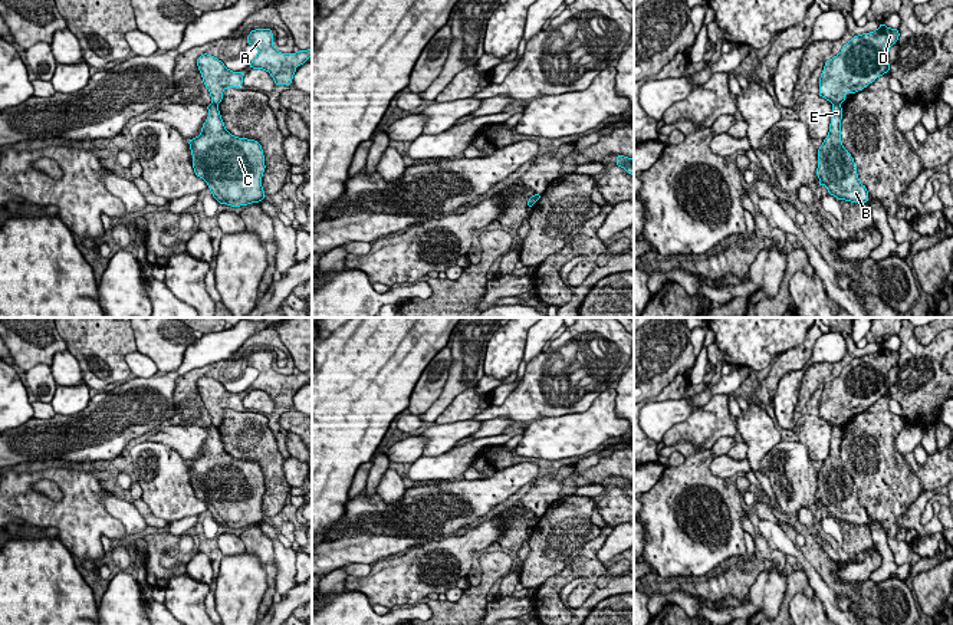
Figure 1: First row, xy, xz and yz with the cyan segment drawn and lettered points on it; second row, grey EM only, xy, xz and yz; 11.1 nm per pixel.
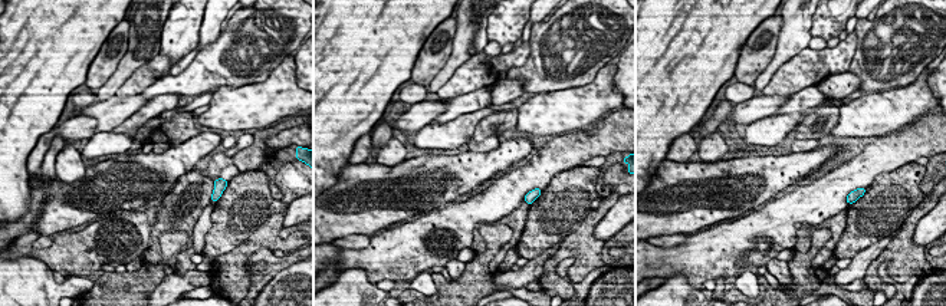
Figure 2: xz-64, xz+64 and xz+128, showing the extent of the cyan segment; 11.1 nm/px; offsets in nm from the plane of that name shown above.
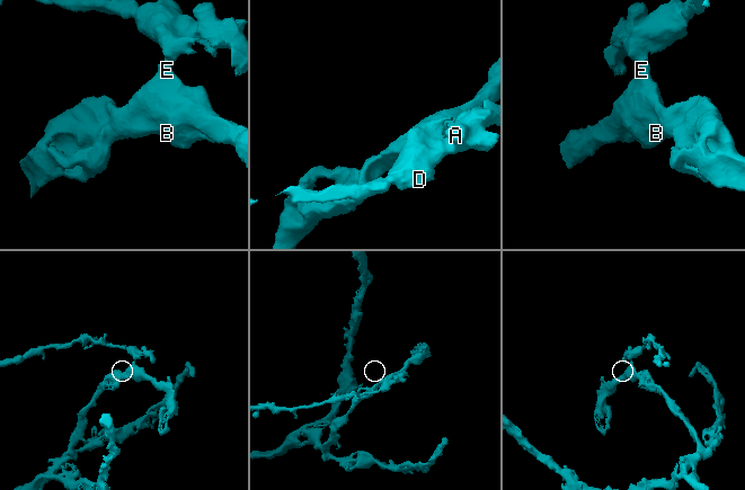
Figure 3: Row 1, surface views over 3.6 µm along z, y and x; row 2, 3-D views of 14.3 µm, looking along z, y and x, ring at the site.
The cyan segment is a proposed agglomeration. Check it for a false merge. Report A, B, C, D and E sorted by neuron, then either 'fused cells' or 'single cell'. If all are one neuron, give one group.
A D / B C E; fused cells

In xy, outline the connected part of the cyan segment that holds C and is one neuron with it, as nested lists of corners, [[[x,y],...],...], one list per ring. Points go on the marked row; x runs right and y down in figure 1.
[[[217,105],[206,108],[210,114],[201,134],[188,141],[195,175],[207,182],[218,204],[240,207],[263,201],[262,145],[227,132]]]

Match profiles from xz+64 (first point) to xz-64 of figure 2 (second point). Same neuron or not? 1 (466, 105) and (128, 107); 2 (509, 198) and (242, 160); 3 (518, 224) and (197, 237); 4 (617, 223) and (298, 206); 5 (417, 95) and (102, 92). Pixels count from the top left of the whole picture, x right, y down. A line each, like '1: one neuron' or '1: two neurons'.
1: one neuron
2: two neurons
3: two neurons
4: one neuron
5: two neurons

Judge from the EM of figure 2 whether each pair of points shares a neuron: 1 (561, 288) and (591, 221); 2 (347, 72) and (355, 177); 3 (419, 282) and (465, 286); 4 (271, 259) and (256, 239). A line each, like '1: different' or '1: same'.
1: same
2: different
3: different
4: different

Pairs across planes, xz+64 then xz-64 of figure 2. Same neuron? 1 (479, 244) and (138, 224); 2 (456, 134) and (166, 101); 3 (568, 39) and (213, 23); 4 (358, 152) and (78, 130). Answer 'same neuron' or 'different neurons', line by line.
1: different neurons
2: different neurons
3: different neurons
4: same neuron

